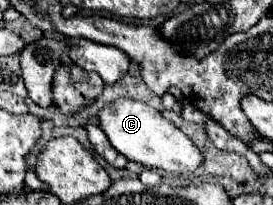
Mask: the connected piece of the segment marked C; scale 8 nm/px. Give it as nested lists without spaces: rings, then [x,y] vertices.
[[[119,97],[111,105],[97,111],[99,127],[111,141],[111,145],[129,161],[141,163],[149,169],[163,169],[169,173],[193,173],[203,163],[203,153],[191,143],[191,139],[167,121],[157,109],[131,97]]]

